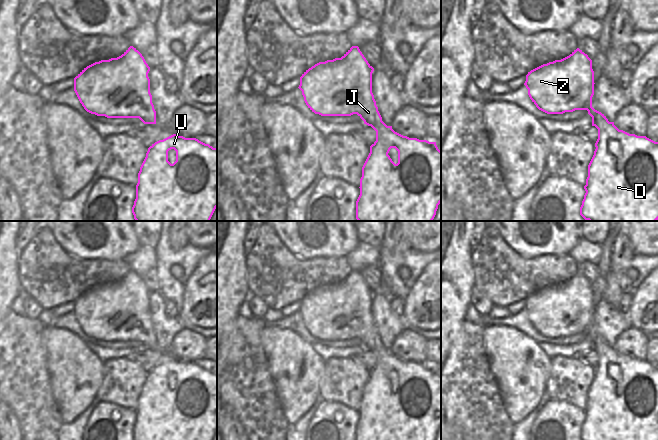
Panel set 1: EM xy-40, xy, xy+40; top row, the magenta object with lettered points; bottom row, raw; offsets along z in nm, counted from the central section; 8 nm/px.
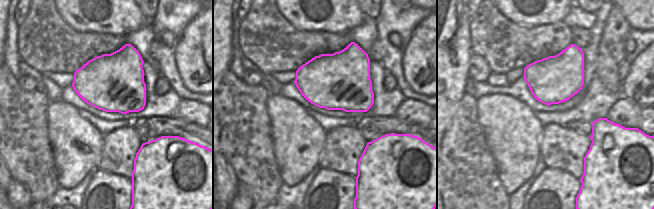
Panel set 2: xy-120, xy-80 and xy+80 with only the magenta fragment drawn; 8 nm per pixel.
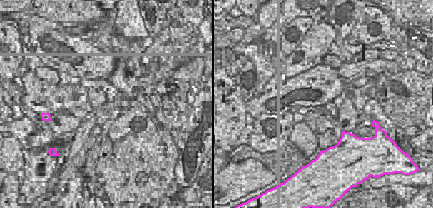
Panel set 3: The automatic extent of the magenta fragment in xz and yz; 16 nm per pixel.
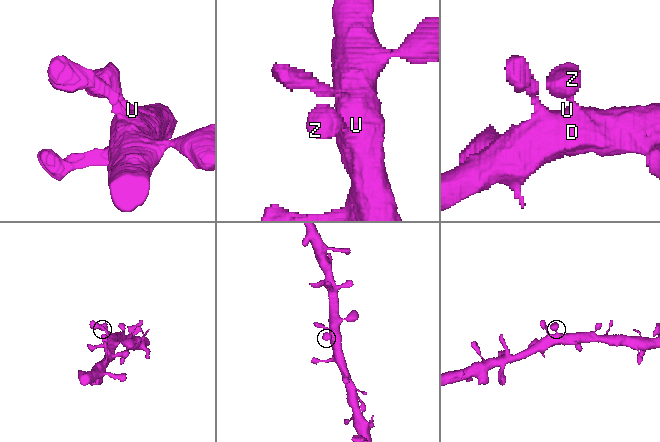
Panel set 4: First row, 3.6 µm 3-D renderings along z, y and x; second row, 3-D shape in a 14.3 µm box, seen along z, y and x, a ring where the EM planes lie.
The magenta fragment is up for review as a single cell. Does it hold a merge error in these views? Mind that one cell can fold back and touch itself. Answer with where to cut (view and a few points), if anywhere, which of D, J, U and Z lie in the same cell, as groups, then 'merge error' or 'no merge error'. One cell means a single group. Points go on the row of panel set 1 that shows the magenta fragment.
no cut | D J U Z | no merge error

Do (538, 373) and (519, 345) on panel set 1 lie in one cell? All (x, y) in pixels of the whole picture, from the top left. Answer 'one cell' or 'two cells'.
one cell

